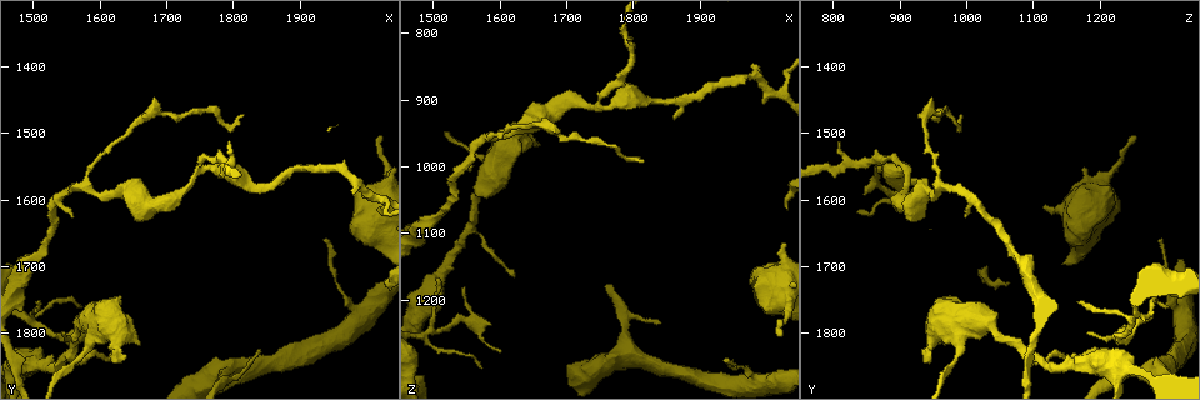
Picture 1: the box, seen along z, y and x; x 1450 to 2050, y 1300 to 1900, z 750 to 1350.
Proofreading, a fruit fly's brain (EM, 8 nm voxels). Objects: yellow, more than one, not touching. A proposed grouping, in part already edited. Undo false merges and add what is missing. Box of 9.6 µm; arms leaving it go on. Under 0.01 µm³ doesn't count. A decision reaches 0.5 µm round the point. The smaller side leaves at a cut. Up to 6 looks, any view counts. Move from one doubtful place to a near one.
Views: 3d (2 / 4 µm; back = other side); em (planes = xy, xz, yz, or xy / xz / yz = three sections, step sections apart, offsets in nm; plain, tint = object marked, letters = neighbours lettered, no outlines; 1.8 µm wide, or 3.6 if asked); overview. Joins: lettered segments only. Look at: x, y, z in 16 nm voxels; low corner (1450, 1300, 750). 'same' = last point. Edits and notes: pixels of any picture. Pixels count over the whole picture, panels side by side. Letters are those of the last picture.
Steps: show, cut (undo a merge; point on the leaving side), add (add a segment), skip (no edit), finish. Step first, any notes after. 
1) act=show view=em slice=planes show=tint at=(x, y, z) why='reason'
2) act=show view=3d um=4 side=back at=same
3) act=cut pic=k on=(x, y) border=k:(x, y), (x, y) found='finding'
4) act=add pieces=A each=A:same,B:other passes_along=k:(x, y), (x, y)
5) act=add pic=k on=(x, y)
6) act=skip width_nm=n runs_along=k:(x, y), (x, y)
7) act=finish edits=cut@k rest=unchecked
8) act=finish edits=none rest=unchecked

act=show view=3d um=2 at=(1580, 1585, 955) why='abrupt turn'

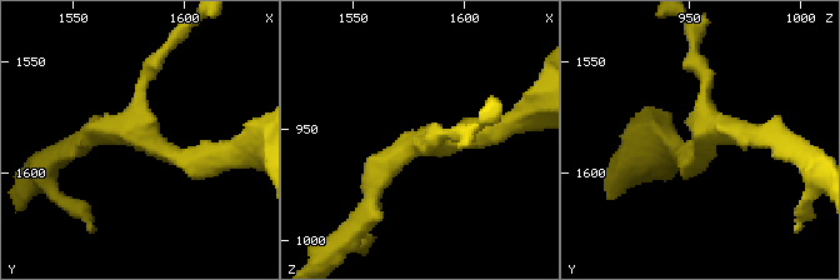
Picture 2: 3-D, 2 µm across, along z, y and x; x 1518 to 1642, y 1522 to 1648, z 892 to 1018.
act=show view=em slice=xz step=4 show=tint at=(1580, 1583, 955) arms=3 why='now the EM'

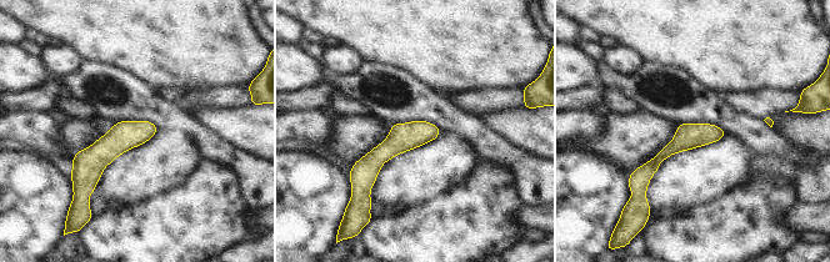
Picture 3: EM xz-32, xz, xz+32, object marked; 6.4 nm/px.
act=show view=em slice=planes show=letters at=same why='another direction'

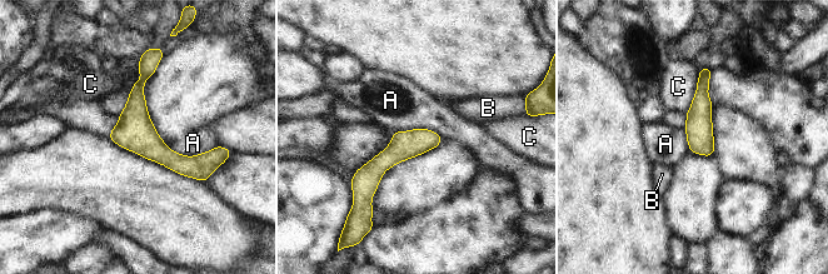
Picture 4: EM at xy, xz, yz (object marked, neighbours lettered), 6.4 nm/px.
act=skip each=A:other,B:other,C:other found='all the same neuron'

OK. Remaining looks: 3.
act=show view=em um=3.6 slice=planes show=letters at=(1630, 1745, 980) why='an open end'

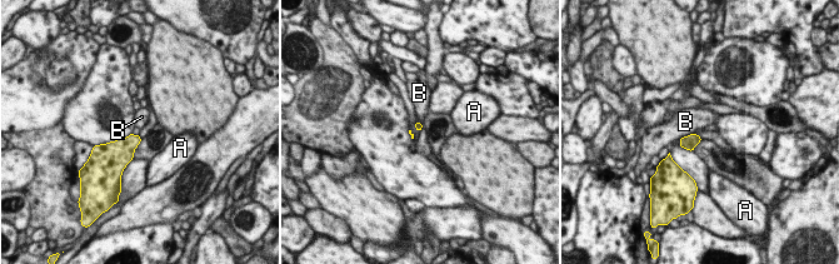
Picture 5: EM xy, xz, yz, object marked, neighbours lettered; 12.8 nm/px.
act=skip each=A:other,B:other found='none of them fits'

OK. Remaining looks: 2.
act=show view=em slice=planes show=tint at=(1555, 1830, 1095) why='three-way junction'

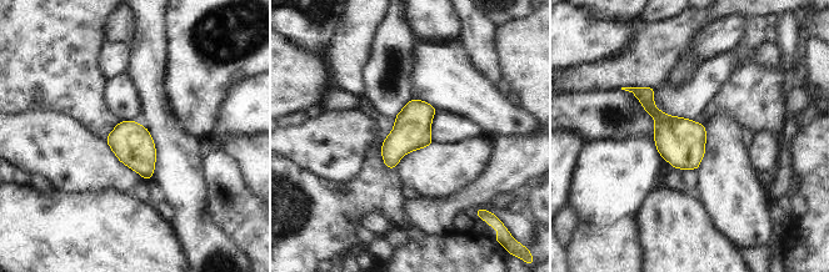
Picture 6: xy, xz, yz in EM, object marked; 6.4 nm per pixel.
act=show view=em slice=planes show=letters at=same

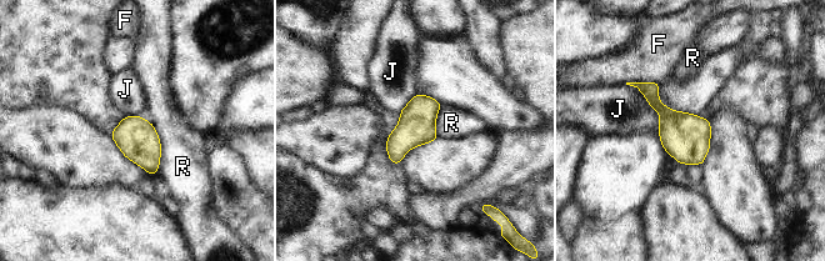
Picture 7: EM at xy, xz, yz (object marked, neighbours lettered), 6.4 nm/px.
act=skip width_nm=240 longest_contact=J:380nm each=F:other,J:other,R:other found='continuous, no second neuron'

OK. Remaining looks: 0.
act=finish edits=none rest=unchecked

